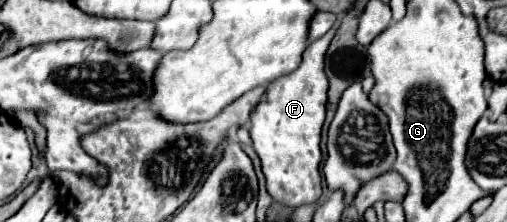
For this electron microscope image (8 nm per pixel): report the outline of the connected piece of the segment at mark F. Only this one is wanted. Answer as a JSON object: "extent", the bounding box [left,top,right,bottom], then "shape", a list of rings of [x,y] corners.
{"extent":[250,16,342,206],"shape":[[[338,16],[336,24],[328,34],[320,40],[308,44],[302,56],[302,64],[288,76],[272,82],[266,90],[264,100],[258,102],[250,120],[250,138],[254,142],[254,150],[262,160],[262,172],[266,176],[268,194],[286,206],[302,206],[314,204],[314,200],[322,194],[322,178],[320,178],[320,130],[326,118],[326,72],[324,72],[324,56],[330,46],[330,38],[334,38],[342,16]]]}

